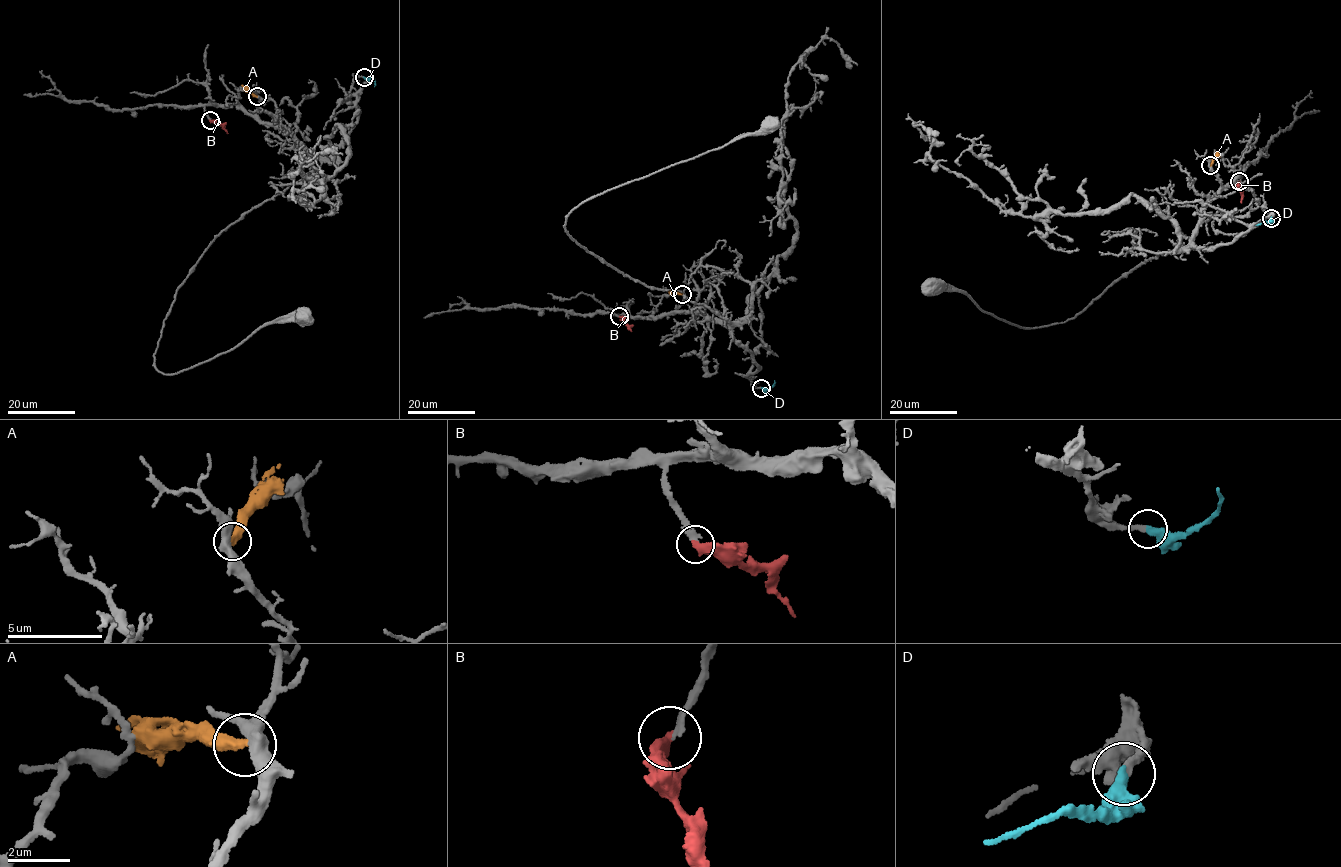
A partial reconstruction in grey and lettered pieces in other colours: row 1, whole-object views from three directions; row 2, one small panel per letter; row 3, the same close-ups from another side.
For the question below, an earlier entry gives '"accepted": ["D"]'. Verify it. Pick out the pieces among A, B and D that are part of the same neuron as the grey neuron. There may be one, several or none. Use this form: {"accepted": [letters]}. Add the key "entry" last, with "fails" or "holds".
{"accepted": ["B", "D"], "entry": "fails"}

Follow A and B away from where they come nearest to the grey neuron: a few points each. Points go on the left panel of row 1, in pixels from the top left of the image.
A: (257, 96), (242, 85)
B: (209, 120), (228, 133)

